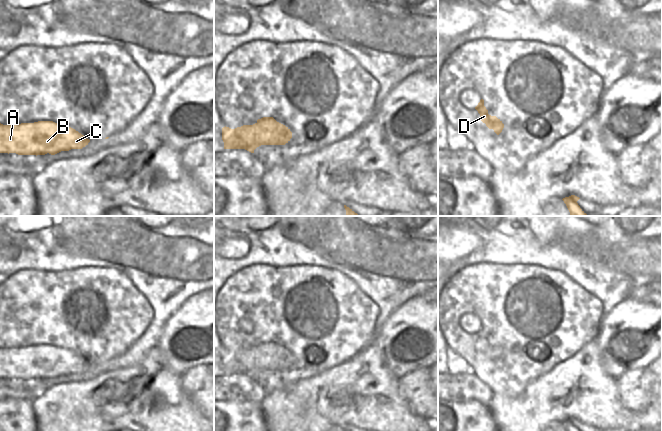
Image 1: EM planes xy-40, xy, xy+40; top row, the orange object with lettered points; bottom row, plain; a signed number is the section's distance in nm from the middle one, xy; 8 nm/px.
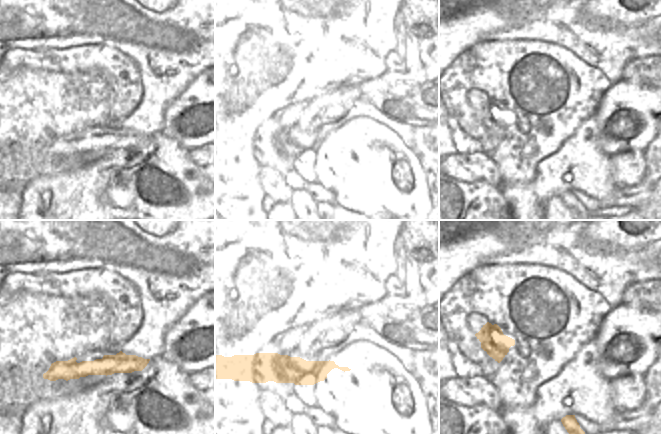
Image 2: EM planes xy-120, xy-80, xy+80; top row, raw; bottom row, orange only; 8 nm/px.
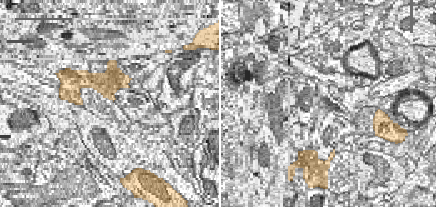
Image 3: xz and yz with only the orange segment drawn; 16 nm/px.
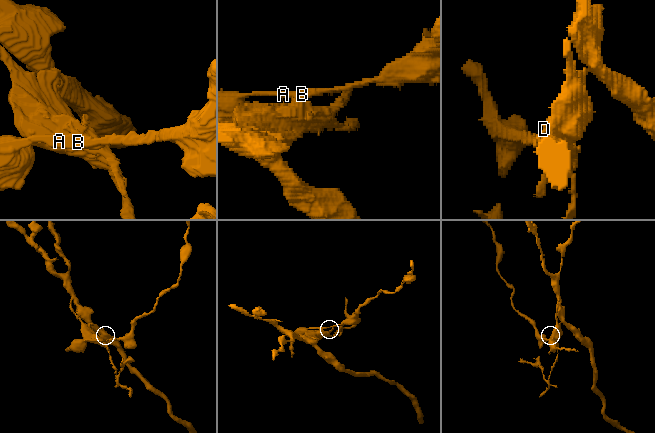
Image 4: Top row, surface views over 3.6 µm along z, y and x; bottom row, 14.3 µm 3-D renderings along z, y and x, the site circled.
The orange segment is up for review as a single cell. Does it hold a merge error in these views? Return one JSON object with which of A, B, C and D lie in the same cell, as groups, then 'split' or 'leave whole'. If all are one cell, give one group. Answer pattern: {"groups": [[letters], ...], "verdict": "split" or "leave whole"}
{"groups": [["A", "B", "C"], ["D"]], "verdict": "split"}

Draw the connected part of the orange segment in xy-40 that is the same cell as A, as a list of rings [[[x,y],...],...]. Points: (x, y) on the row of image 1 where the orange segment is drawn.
[[[53,121],[19,125],[0,123],[0,153],[55,155],[61,151],[82,149],[89,142],[89,139],[75,129]]]

